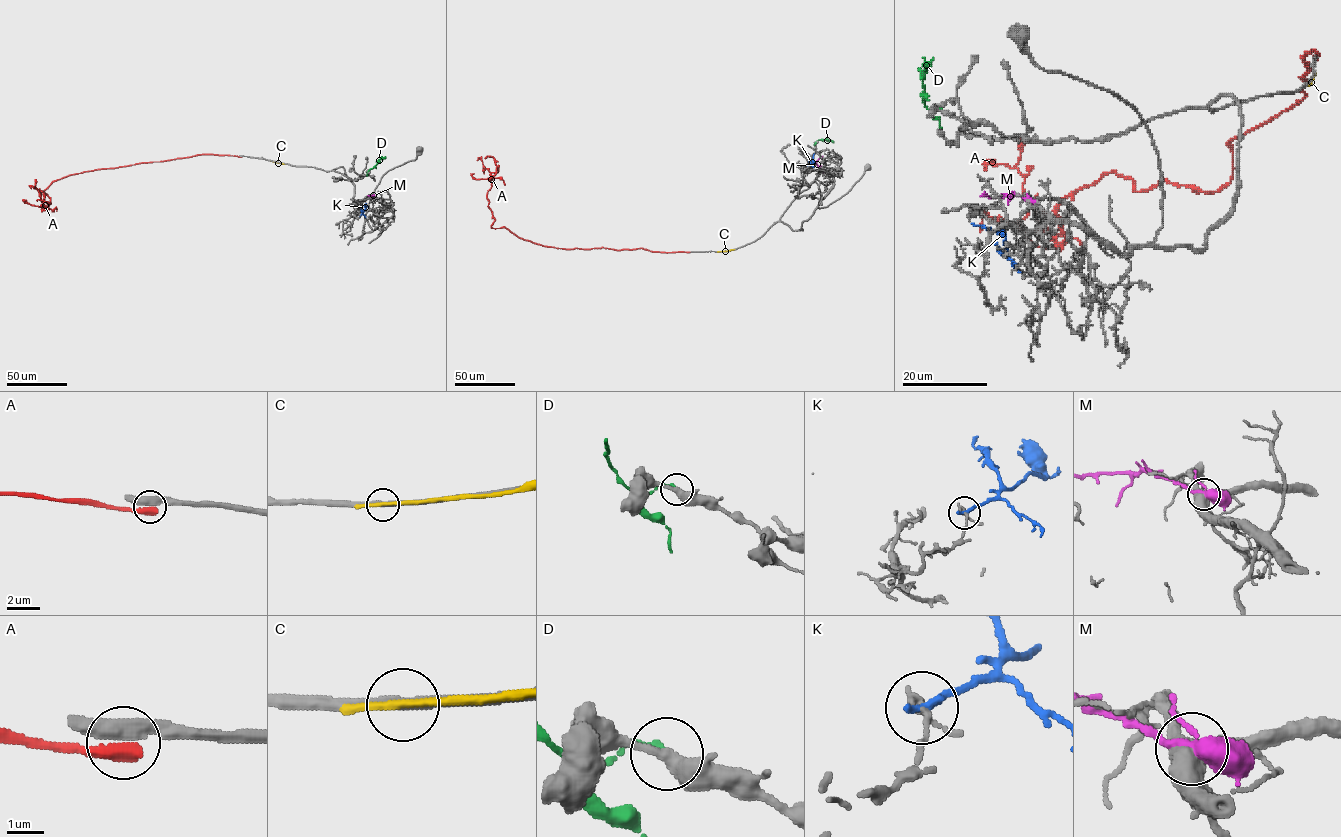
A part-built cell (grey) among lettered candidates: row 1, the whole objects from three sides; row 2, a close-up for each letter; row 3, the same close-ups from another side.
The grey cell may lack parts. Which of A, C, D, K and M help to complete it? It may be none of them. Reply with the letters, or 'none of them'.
none of them

